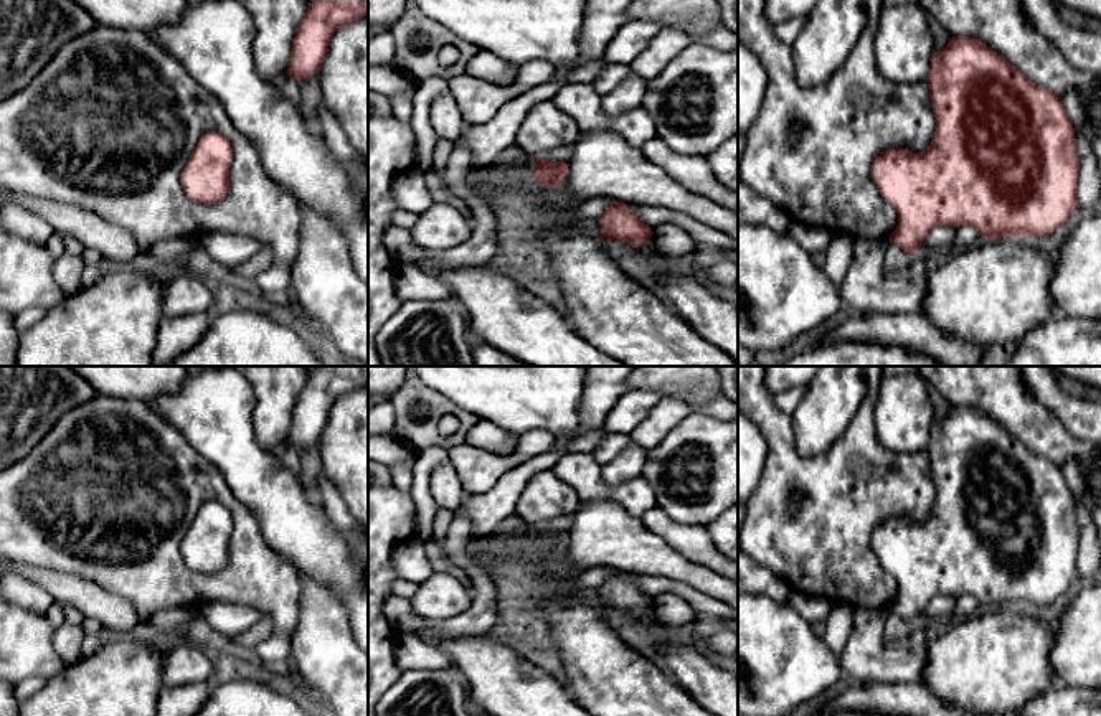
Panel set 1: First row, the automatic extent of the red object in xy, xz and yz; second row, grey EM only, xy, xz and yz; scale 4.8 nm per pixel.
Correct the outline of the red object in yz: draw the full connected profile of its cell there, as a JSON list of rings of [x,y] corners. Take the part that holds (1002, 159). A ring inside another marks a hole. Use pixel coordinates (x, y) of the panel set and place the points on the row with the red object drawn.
[[[952,36],[943,51],[934,51],[926,82],[936,117],[931,145],[919,153],[886,150],[872,165],[873,183],[898,214],[890,243],[916,256],[936,226],[974,226],[984,239],[1002,239],[1042,238],[1065,224],[1078,206],[1080,158],[1061,97],[1033,84],[990,46],[969,36]]]

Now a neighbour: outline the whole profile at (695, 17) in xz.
[[[634,0],[629,20],[659,20],[692,36],[721,26],[718,0]]]

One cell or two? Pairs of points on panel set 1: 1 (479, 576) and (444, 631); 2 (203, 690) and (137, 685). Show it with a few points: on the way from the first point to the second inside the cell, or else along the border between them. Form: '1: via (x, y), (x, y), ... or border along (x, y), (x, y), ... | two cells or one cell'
1: via (479, 593), (479, 607), (461, 626) | one cell
2: border along (164, 687), (157, 698) | two cells

